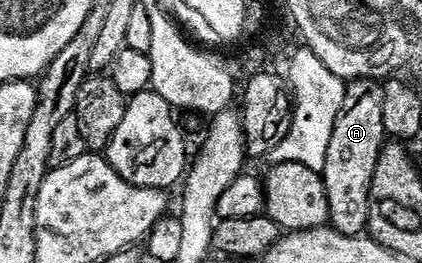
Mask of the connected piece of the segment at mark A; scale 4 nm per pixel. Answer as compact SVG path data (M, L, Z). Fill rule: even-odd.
M371 77L349 81L334 120L321 170L331 225L354 235L359 235L367 227L371 176L385 142L381 83Z

